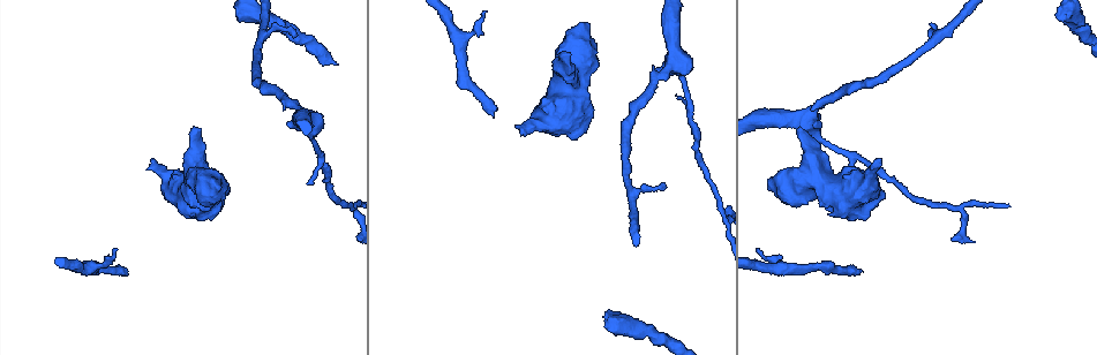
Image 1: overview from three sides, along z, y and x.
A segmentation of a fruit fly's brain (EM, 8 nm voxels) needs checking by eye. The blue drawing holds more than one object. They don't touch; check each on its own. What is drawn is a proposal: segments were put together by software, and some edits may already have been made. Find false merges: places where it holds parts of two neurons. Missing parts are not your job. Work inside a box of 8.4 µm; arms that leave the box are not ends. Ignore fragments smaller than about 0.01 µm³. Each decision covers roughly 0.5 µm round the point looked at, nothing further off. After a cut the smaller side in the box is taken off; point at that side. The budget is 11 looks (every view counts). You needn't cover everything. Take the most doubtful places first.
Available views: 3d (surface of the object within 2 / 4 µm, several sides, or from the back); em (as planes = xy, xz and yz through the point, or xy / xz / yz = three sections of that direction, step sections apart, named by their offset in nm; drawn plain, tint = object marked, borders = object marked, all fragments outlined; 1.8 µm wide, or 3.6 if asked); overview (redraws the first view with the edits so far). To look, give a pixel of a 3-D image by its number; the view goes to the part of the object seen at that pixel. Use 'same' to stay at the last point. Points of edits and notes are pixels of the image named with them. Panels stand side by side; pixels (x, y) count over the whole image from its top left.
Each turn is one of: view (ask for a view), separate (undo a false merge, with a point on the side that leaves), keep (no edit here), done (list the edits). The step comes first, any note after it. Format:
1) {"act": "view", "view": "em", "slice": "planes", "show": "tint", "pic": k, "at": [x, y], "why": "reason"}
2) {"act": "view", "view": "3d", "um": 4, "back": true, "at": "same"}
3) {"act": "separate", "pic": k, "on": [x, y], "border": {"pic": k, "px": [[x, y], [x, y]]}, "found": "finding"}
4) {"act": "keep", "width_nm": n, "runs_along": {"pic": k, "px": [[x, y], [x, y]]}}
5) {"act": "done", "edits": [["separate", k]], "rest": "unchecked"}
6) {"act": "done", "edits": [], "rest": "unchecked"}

{"act": "view", "view": "em", "um": 3.6, "slice": "planes", "show": "plain", "pic": 1, "at": [809, 114], "why": "three-way junction"}

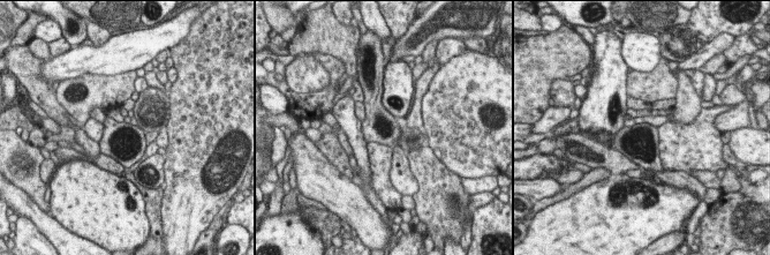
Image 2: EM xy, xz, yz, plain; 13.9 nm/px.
{"act": "view", "view": "em", "um": 3.6, "slice": "planes", "show": "tint", "at": "same", "why": "where the object lies"}

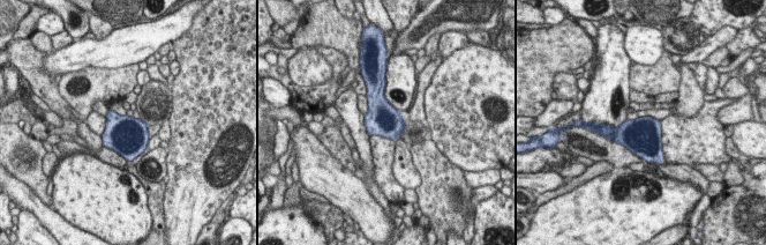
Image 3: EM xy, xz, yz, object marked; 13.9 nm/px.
{"act": "keep", "width_nm": 460, "found": "all the same neuron"}

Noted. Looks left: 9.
{"act": "view", "view": "3d", "um": 2, "pic": 1, "at": [458, 37], "why": "branch point"}

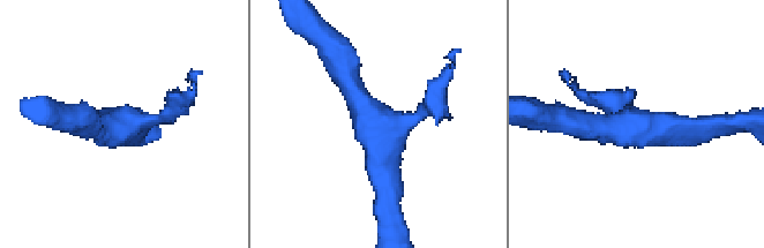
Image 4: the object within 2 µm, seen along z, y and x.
{"act": "view", "view": "em", "um": 3.6, "slice": "xy", "step": 8, "show": "tint", "pic": 4, "at": [116, 129]}

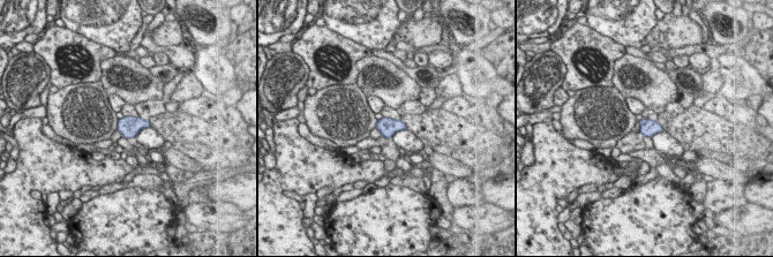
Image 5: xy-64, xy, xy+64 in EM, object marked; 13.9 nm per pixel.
{"act": "view", "view": "em", "um": 3.6, "slice": "planes", "show": "tint", "at": "same"}

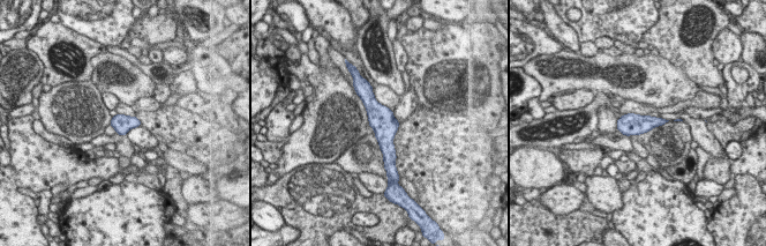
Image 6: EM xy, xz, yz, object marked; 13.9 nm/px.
{"act": "keep", "width_nm": 260, "found": "continuous, no second neuron"}

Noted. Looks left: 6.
{"act": "view", "view": "em", "slice": "xz", "step": 8, "show": "tint", "pic": 1, "at": [214, 186], "why": "calibre changes"}

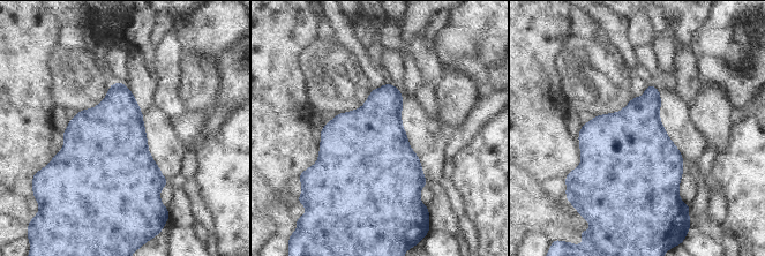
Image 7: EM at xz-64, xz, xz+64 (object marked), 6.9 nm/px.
{"act": "keep", "width_nm": 550, "found": "all the same neuron"}

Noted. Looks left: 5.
{"act": "view", "view": "em", "um": 3.6, "slice": "planes", "show": "borders", "pic": 1, "at": [553, 119], "why": "calibre changes"}

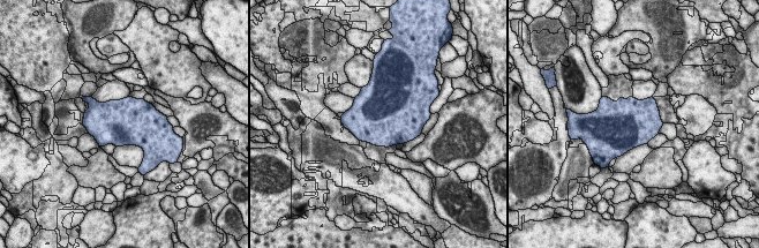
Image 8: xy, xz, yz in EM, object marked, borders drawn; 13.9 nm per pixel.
{"act": "keep", "found": "all the same neuron"}

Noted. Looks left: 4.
{"act": "done", "edits": [], "rest": "unchecked"}

